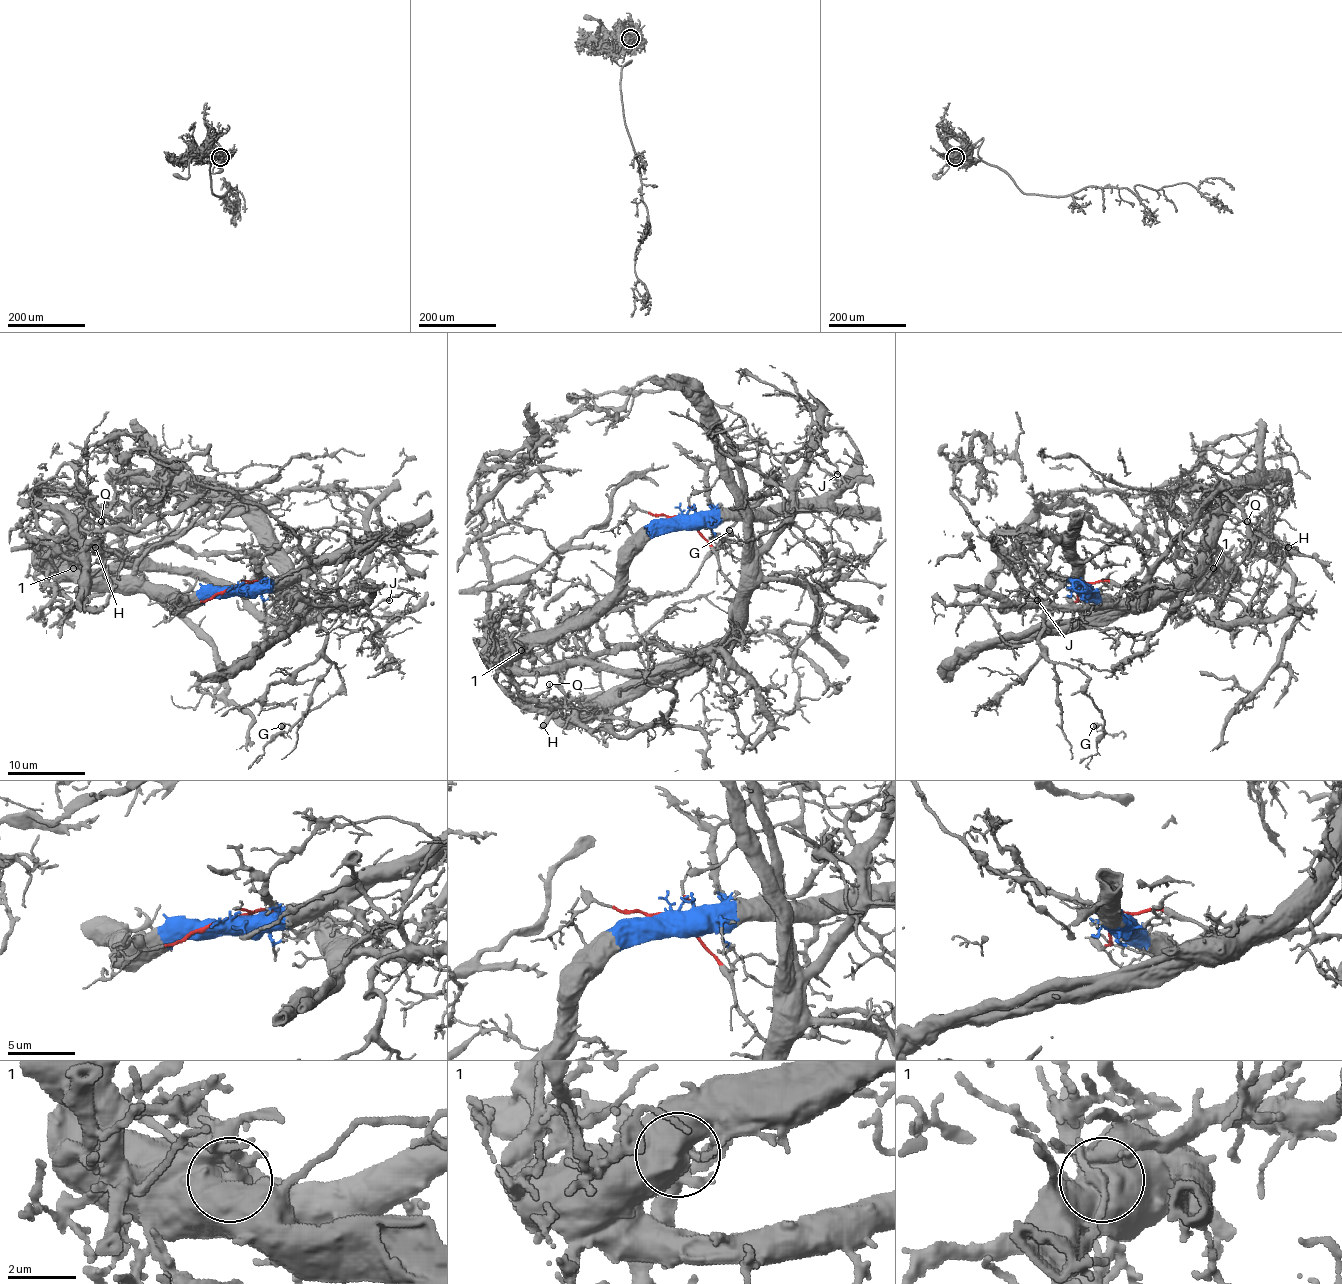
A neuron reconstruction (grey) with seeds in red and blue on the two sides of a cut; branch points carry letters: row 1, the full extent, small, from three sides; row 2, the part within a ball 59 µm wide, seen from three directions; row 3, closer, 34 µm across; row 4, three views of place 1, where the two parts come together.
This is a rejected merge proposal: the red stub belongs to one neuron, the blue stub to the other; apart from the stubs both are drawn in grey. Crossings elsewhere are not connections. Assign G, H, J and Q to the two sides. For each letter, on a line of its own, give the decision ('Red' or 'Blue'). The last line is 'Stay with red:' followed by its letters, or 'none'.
G: Red
H: Blue
J: Red
Q: Blue
Stay with red: G, J

